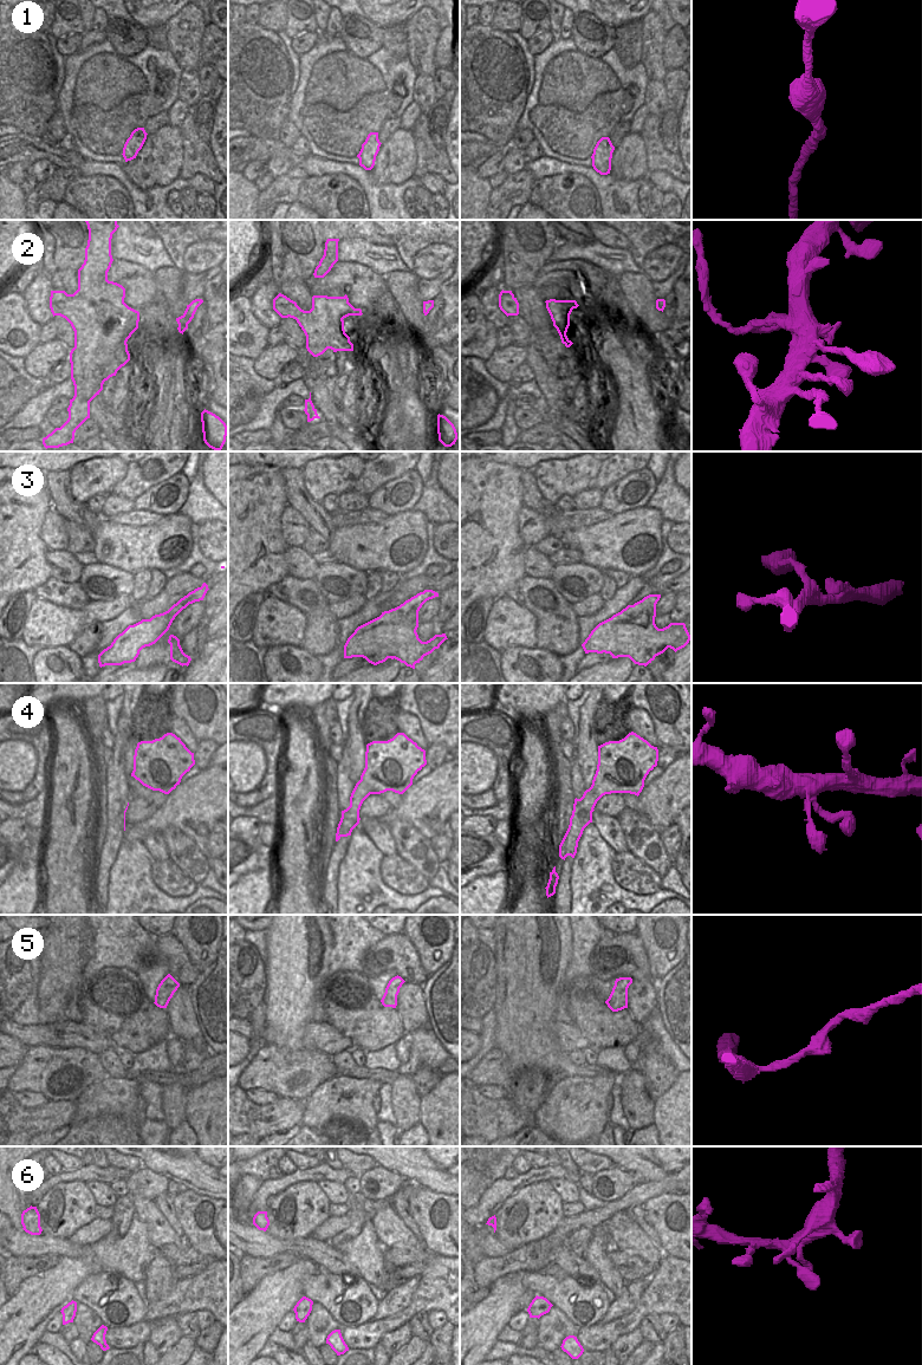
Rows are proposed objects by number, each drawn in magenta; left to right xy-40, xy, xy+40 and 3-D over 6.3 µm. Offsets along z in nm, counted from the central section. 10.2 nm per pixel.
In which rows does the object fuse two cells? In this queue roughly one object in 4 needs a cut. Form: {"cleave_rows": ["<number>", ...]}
{"cleave_rows": ["2"]}

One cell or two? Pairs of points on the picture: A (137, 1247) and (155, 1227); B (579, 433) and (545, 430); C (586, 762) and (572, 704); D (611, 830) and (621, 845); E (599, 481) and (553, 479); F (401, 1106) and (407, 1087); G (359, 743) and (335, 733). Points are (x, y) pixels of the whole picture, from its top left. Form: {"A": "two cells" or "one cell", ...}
{"A": "two cells", "B": "two cells", "C": "two cells", "D": "one cell", "E": "two cells", "F": "one cell", "G": "two cells"}

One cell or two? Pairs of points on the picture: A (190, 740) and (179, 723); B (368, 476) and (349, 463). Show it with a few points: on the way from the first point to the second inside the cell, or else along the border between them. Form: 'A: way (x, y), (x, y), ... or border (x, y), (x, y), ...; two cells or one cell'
A: way (187, 736), (179, 727); one cell
B: border (364, 463), (362, 474), (351, 488); two cells

